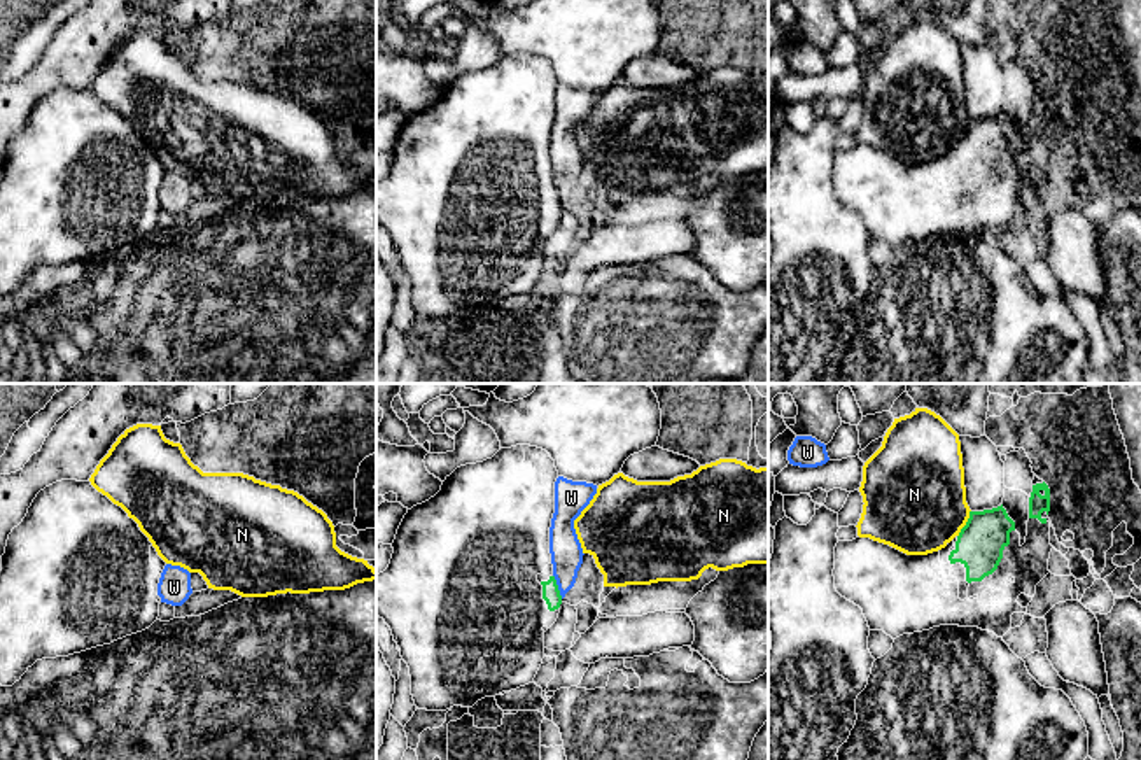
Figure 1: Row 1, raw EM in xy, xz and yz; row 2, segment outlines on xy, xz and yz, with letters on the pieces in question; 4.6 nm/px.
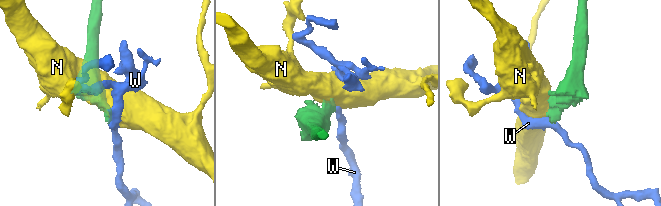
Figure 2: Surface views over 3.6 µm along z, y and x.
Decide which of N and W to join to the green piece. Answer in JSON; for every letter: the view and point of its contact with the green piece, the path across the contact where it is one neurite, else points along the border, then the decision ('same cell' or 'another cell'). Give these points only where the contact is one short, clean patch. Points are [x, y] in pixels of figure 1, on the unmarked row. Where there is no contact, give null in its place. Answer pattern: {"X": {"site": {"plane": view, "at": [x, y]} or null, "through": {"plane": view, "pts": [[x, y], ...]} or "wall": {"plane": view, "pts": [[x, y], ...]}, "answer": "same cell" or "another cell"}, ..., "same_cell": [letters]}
{"N": {"site": {"plane": "yz", "at": [966, 132]}, "answer": "another cell"}, "W": {"site": {"plane": "xz", "at": [557, 195]}, "wall": {"plane": "xz", "pts": [[553, 182], [562, 205]]}, "answer": "another cell"}, "same_cell": []}

